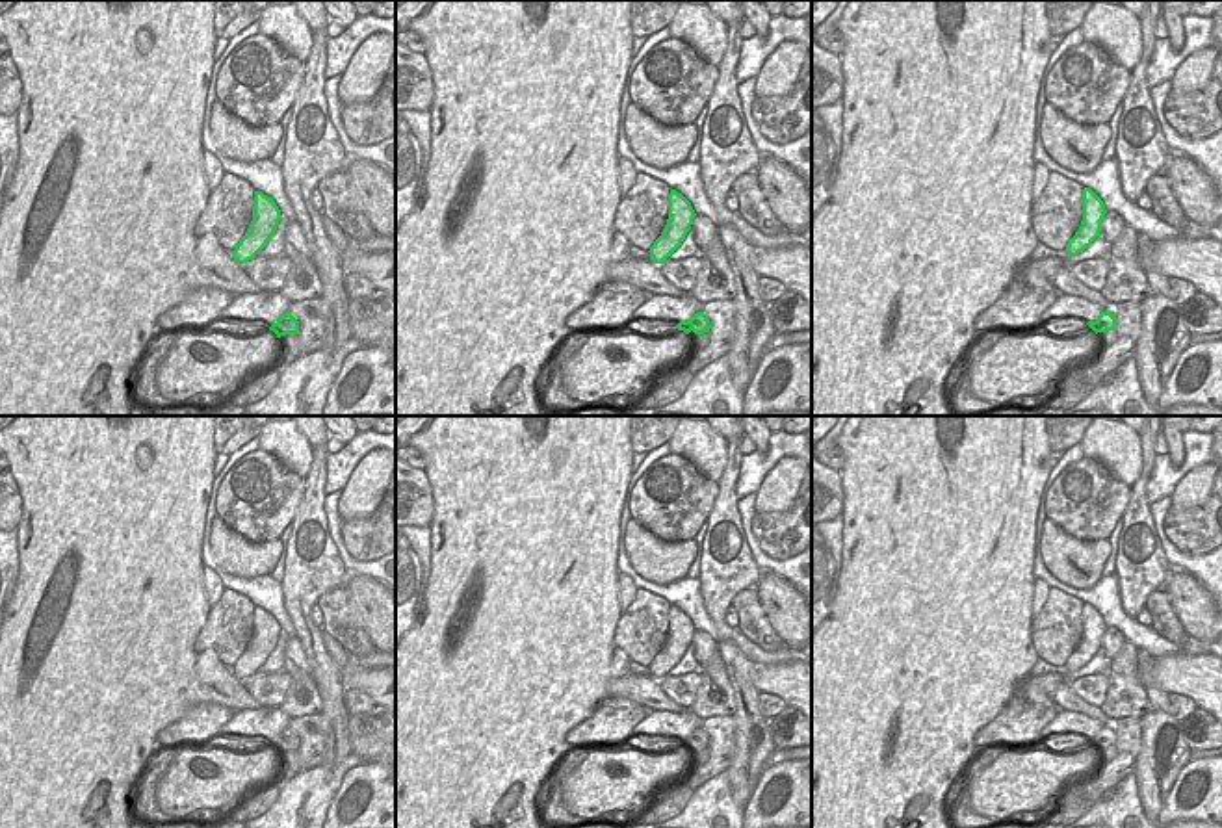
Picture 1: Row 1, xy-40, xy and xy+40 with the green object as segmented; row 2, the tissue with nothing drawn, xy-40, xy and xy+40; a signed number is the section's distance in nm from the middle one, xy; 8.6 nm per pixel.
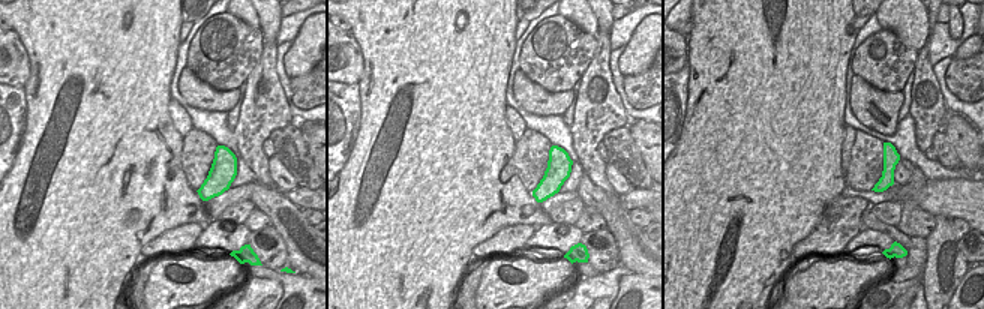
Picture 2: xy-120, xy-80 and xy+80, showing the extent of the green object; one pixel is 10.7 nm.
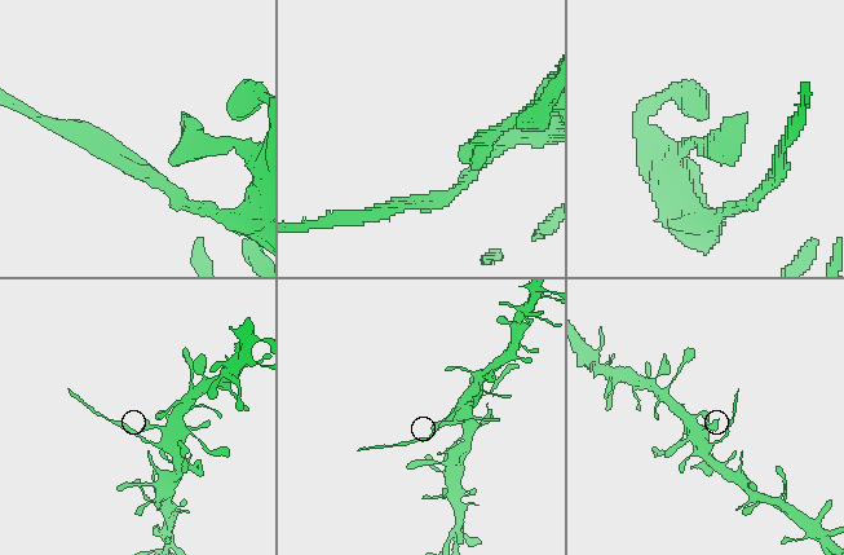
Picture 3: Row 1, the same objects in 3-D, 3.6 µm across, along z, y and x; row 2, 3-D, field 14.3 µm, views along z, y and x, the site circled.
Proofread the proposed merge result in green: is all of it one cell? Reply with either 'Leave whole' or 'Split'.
Split.

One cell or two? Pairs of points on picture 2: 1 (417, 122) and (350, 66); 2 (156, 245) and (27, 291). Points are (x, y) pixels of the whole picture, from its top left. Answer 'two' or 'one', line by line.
1: two
2: two

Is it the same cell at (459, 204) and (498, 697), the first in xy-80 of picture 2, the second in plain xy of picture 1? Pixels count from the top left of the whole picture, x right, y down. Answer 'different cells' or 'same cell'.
same cell

